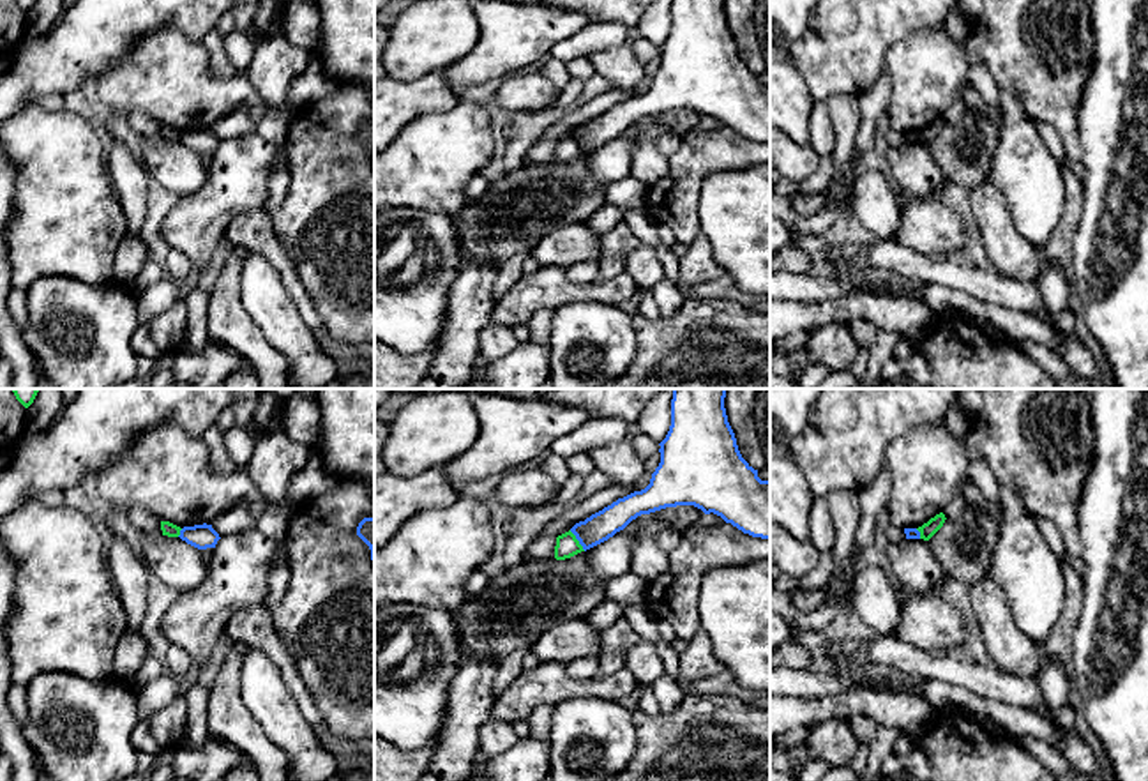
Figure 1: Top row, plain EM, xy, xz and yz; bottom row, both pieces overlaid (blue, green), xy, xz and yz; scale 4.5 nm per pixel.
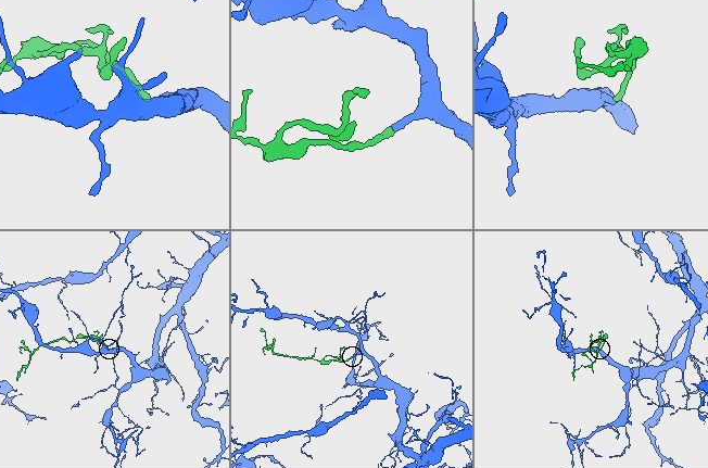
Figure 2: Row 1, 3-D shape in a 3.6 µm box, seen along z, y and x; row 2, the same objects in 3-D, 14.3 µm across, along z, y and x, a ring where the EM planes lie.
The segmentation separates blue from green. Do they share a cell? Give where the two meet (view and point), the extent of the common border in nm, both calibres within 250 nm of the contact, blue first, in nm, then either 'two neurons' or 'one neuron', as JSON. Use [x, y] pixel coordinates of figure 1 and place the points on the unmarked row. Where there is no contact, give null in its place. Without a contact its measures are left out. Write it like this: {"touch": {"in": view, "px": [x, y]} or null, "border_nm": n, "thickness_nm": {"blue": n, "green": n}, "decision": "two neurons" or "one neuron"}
{"touch": {"in": "xz", "px": [578, 144]}, "border_nm": 120, "thickness_nm": {"blue": 140, "green": 100}, "decision": "two neurons"}

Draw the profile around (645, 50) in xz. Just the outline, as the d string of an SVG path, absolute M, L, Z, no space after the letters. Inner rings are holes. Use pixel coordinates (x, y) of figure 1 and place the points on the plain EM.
M638 37L634 41L629 42L634 57L638 58L639 64L646 65L648 62L652 62L655 57L659 57L661 49L648 39L645 37Z

